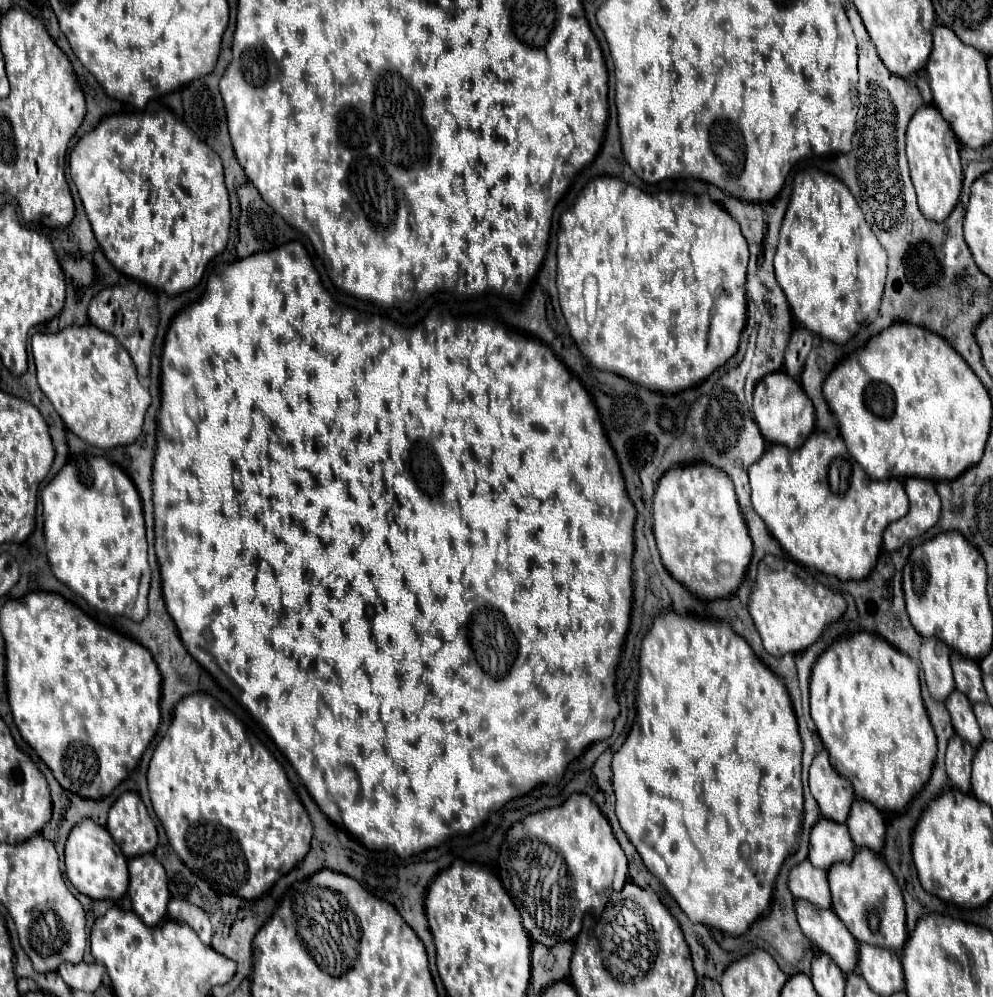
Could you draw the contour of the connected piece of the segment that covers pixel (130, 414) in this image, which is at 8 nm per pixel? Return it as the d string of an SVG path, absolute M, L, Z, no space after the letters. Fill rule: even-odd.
M87 323L57 333L37 333L31 345L37 383L67 429L103 449L129 445L141 435L151 397L149 391L141 387L133 361L115 337Z

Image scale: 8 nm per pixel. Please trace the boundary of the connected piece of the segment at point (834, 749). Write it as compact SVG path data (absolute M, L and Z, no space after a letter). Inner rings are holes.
M855 633L833 641L819 655L811 671L809 687L811 717L837 773L851 781L859 799L877 805L879 811L903 811L927 783L937 755L935 731L921 699L917 663L873 633Z

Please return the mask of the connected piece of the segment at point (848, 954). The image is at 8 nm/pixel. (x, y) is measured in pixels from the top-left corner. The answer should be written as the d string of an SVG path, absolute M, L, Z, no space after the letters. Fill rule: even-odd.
M797 899L797 921L809 941L827 953L841 971L851 973L857 965L857 941L845 929L843 921L831 911Z

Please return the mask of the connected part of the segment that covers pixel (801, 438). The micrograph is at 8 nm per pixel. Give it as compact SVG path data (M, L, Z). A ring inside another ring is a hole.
M785 371L769 373L769 377L763 377L755 385L753 415L761 435L767 441L781 443L791 449L797 449L797 445L803 445L815 427L815 409L811 399L805 395L801 383L793 381L793 377L789 377Z

